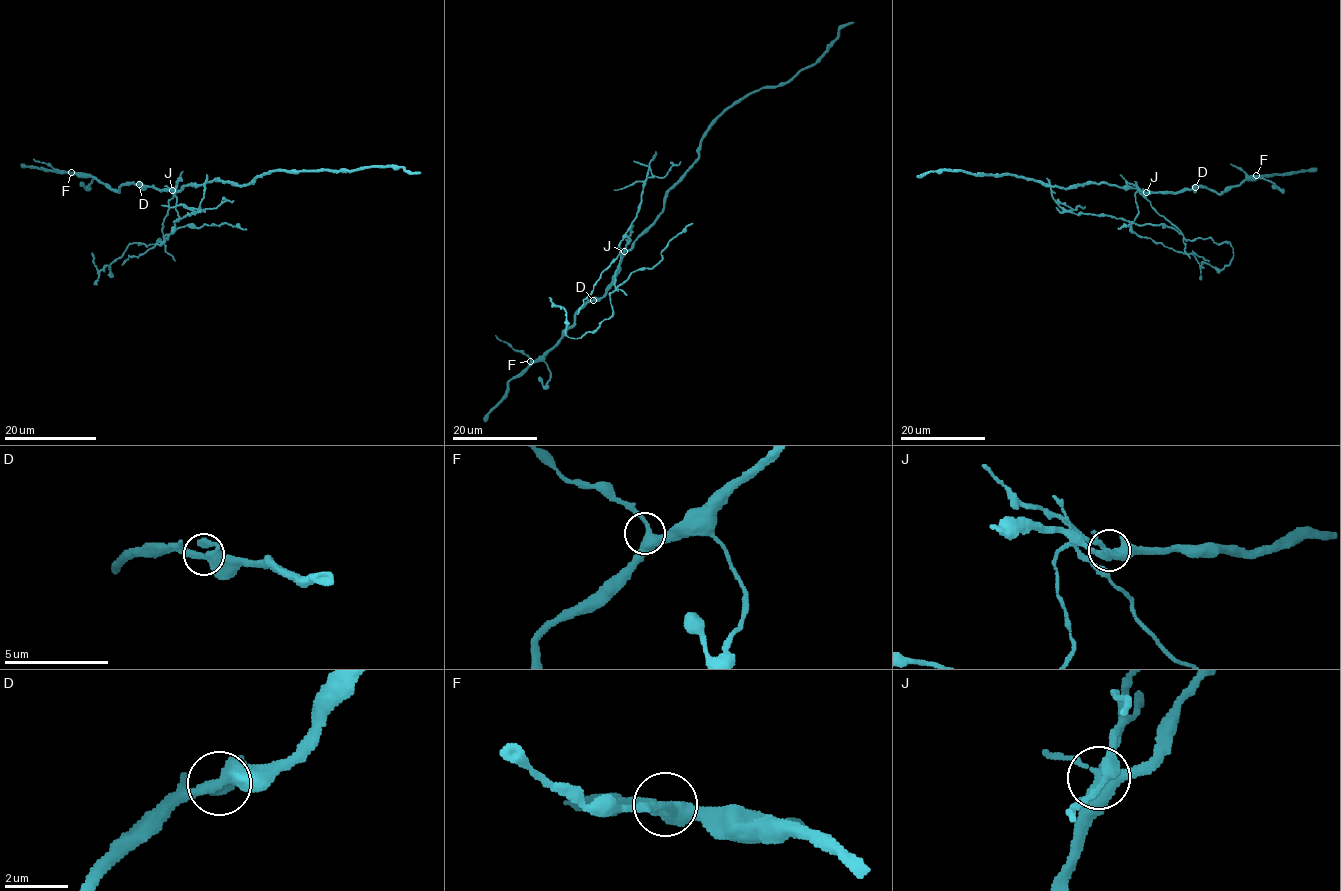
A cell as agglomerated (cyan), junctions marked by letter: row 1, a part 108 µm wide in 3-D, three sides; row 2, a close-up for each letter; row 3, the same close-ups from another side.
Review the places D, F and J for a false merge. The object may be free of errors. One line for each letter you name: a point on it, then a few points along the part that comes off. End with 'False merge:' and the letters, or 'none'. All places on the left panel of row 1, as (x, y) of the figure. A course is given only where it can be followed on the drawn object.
J: (172, 190) | (172, 190), (162, 241), (131, 243), (110, 273), (109, 266), (98, 269), (91, 252)
False merge: J

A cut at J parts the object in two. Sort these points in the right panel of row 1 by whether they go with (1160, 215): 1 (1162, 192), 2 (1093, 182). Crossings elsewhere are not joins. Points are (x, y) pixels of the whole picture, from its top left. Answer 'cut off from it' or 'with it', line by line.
1: cut off from it
2: cut off from it

